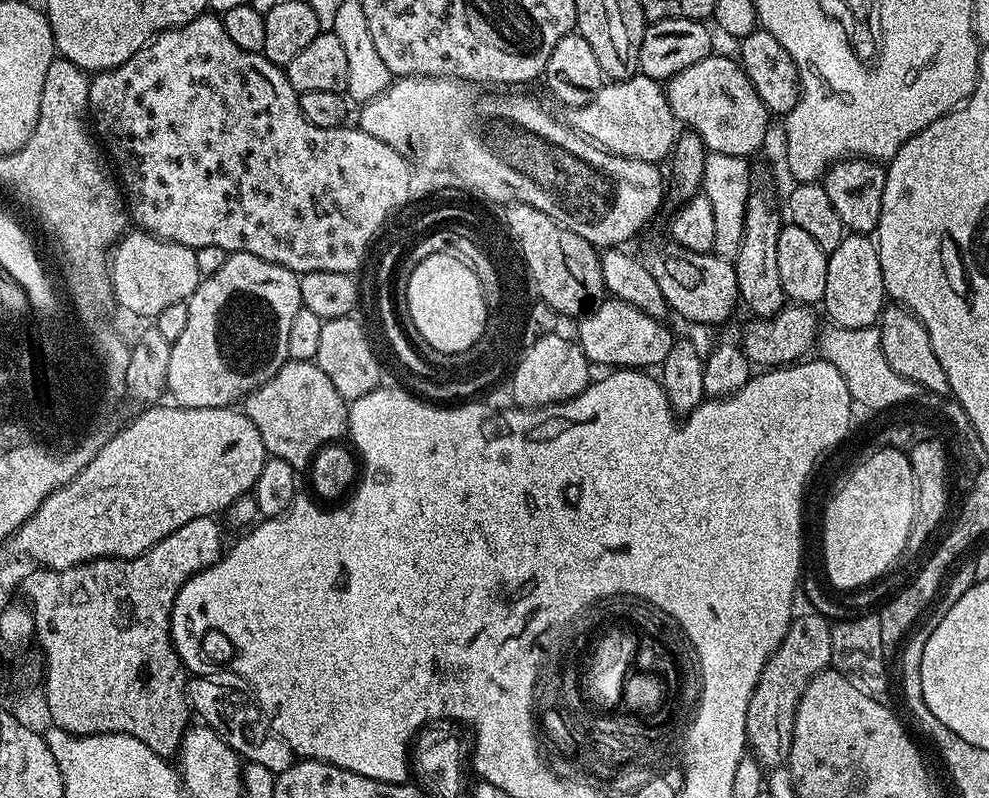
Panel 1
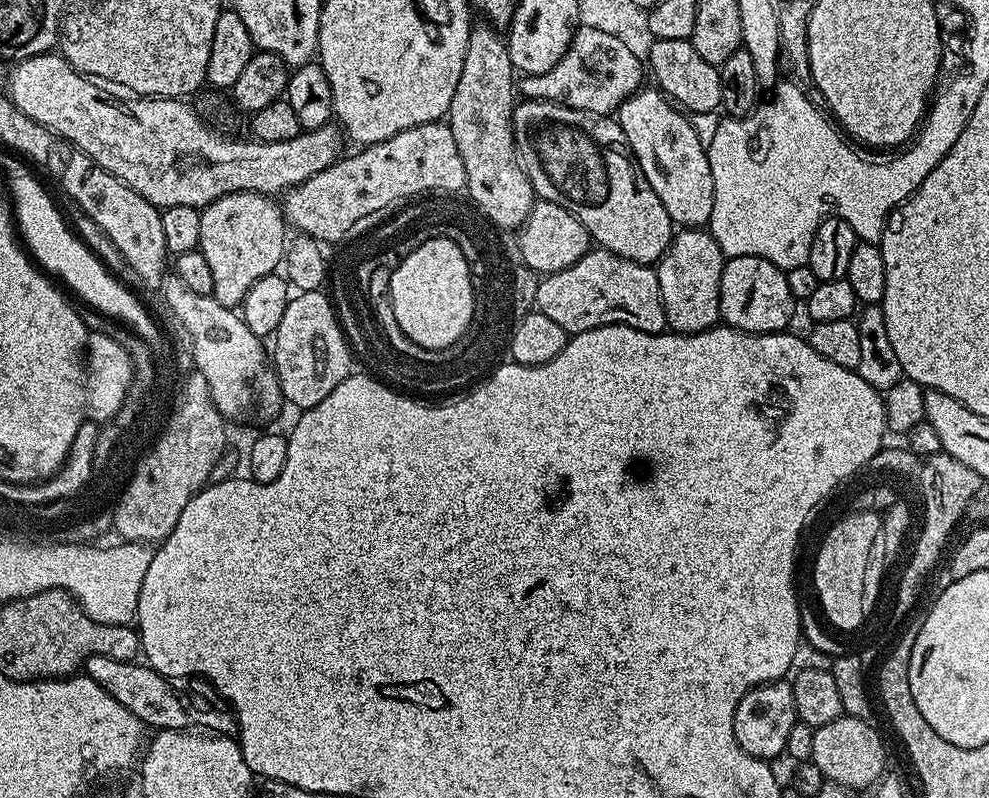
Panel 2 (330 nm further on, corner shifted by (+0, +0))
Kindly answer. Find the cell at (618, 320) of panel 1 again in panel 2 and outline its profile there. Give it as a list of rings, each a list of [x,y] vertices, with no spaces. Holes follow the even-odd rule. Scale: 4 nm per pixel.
[[[596,246],[586,253],[574,266],[566,266],[561,272],[550,272],[543,277],[540,285],[534,288],[536,293],[535,307],[546,318],[558,322],[562,330],[569,334],[594,330],[611,324],[630,326],[643,332],[662,332],[668,328],[668,319],[662,306],[662,294],[658,290],[658,278],[655,267],[639,264],[633,260],[622,258],[613,252]]]

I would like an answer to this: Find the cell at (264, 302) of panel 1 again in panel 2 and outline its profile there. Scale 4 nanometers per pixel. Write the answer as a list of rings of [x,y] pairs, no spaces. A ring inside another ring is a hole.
[[[235,192],[218,198],[213,204],[207,204],[202,209],[202,238],[200,239],[199,252],[206,258],[214,273],[214,290],[212,295],[222,306],[236,310],[246,298],[246,290],[258,282],[258,278],[266,278],[266,274],[277,271],[285,258],[286,239],[284,228],[286,221],[281,205],[276,204],[271,195],[262,192]]]

